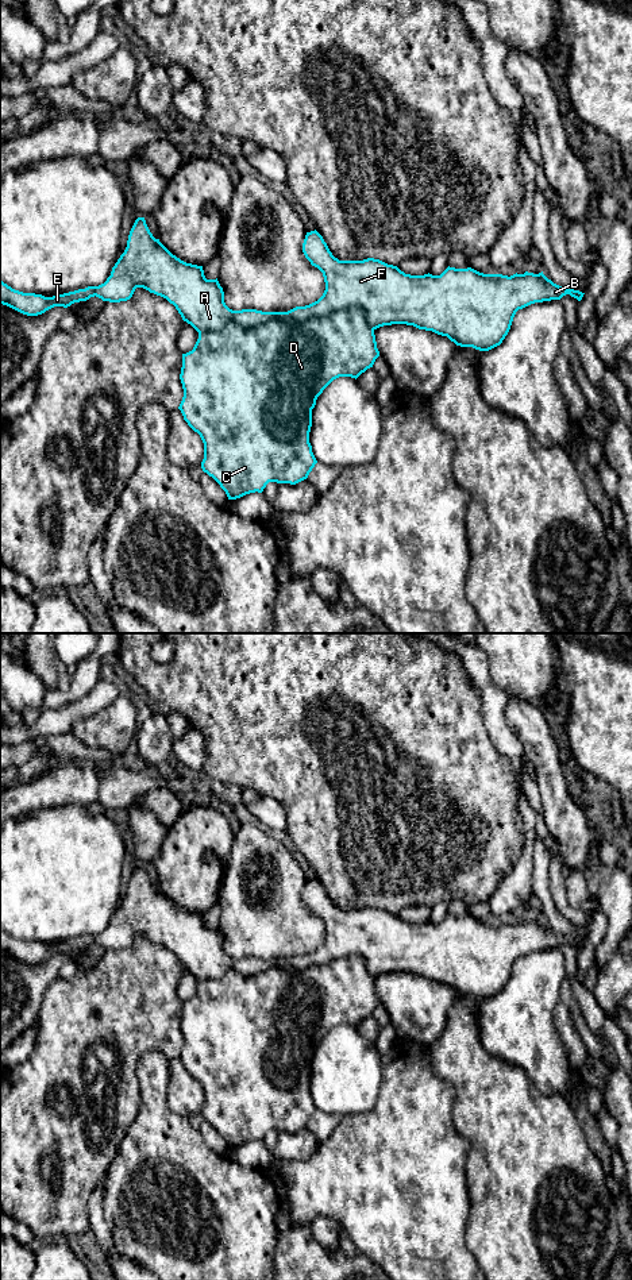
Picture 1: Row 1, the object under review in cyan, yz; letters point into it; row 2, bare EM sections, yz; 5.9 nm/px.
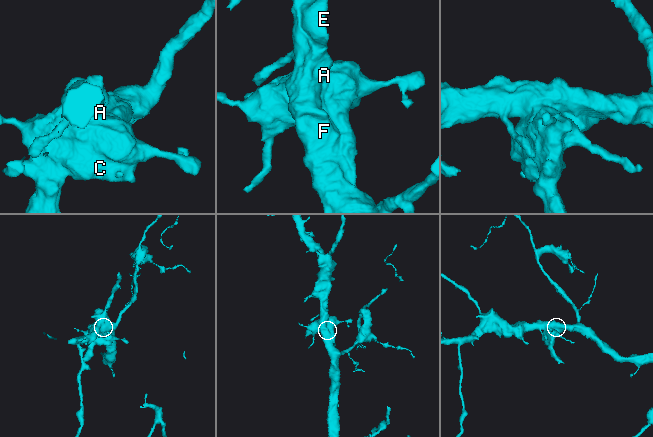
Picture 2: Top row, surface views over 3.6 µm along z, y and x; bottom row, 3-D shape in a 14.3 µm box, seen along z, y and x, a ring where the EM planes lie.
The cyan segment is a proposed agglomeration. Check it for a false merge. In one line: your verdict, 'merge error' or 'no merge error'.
merge error

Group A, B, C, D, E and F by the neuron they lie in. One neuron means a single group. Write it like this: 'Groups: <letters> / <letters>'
Groups: A B E F / C D

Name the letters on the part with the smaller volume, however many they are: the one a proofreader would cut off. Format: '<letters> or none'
C, D

